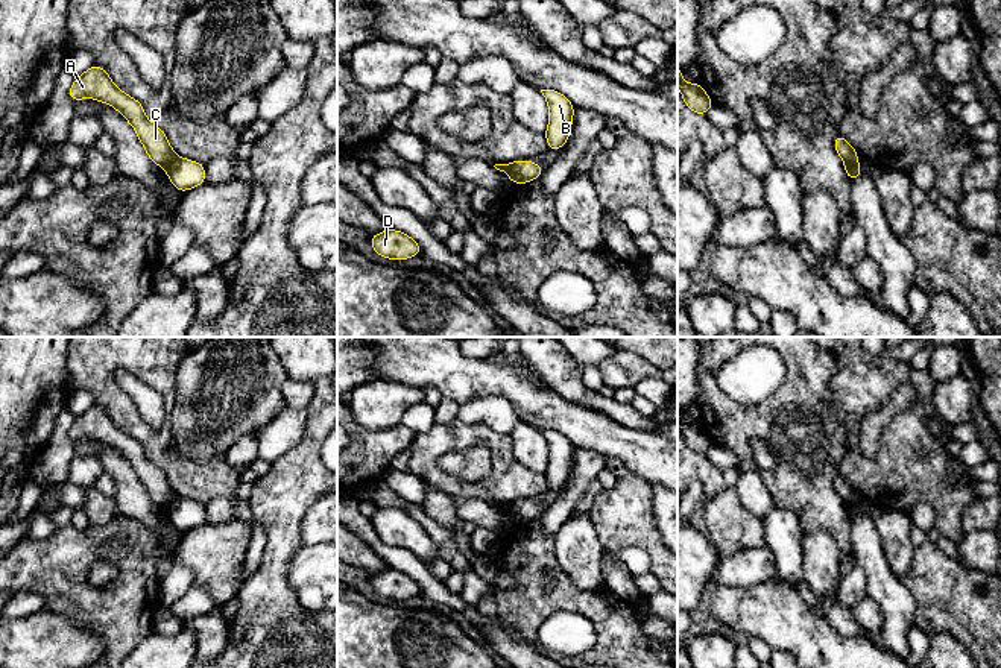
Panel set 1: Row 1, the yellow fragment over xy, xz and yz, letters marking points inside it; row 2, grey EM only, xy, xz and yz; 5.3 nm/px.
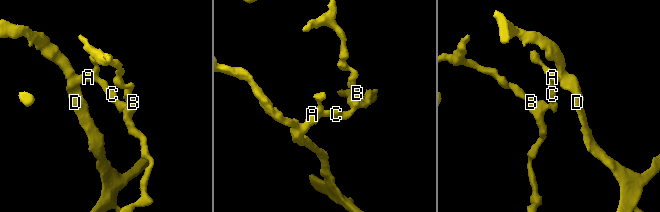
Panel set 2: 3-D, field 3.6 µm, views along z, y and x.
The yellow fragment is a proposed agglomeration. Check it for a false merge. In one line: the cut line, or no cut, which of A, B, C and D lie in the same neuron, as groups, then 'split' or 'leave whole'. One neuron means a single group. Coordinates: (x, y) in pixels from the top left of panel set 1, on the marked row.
cut in xy along (176, 157), (164, 167); A C D / B; split

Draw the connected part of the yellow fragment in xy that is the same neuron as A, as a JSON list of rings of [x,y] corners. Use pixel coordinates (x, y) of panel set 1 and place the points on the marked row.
[[[94,64],[84,74],[77,76],[68,91],[70,99],[96,99],[114,106],[135,129],[149,158],[159,167],[167,167],[176,158],[163,129],[153,124],[146,115],[143,105],[118,90],[108,73]]]

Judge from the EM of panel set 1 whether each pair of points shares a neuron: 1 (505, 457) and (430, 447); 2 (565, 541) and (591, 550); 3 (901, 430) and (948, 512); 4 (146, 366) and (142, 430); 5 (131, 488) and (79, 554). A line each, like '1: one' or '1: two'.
1: one
2: one
3: one
4: one
5: two

